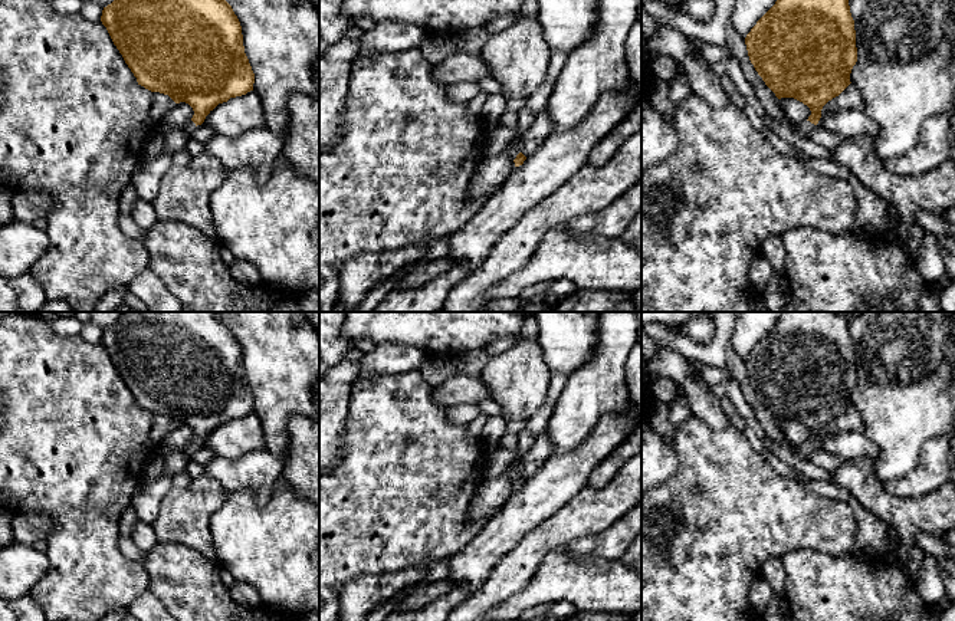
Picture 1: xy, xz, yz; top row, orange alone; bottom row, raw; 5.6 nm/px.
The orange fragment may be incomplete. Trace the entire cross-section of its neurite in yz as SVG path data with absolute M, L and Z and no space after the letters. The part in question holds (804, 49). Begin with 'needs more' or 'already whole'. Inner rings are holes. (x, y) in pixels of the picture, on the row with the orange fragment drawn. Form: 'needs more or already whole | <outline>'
needs more | M777 0L746 34L745 45L755 70L778 99L794 98L810 108L808 119L794 125L794 132L800 137L805 137L818 124L823 106L851 83L850 73L857 62L849 0Z

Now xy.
needs more | M114 0L101 22L138 85L193 108L187 135L219 104L253 91L242 26L226 0Z

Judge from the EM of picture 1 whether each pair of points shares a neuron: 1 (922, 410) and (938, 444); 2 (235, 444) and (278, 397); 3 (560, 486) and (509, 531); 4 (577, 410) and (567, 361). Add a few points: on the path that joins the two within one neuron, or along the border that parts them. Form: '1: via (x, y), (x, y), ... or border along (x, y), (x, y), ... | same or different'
1: border along (939, 436), (929, 437), (921, 447), (916, 466) | different
2: border along (253, 411), (259, 420), (265, 446) | different
3: via (547, 493), (522, 518) | same
4: border along (593, 350), (591, 355), (567, 377) | different

